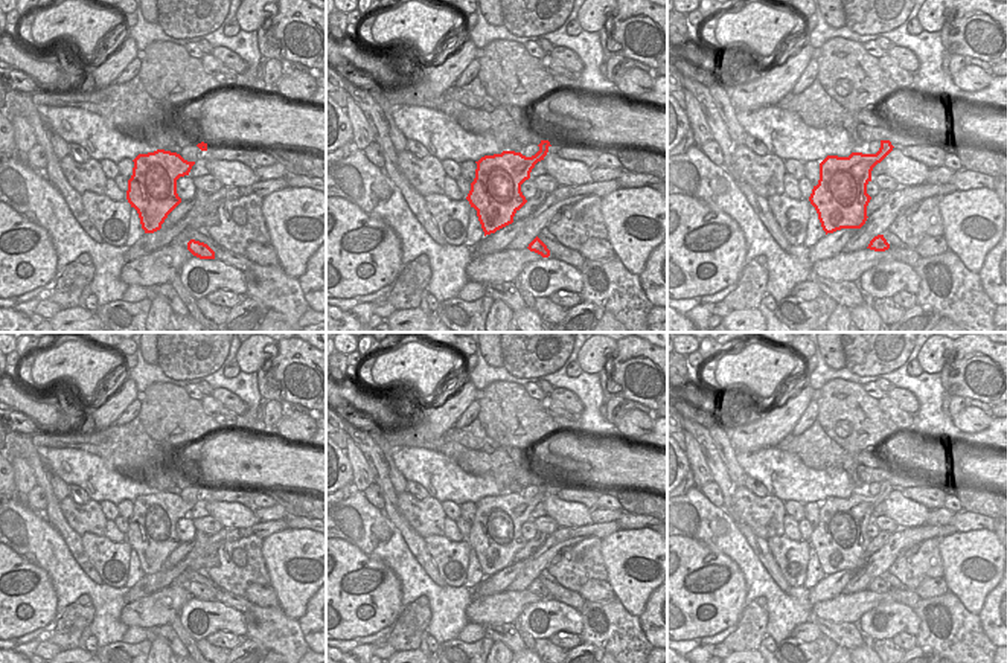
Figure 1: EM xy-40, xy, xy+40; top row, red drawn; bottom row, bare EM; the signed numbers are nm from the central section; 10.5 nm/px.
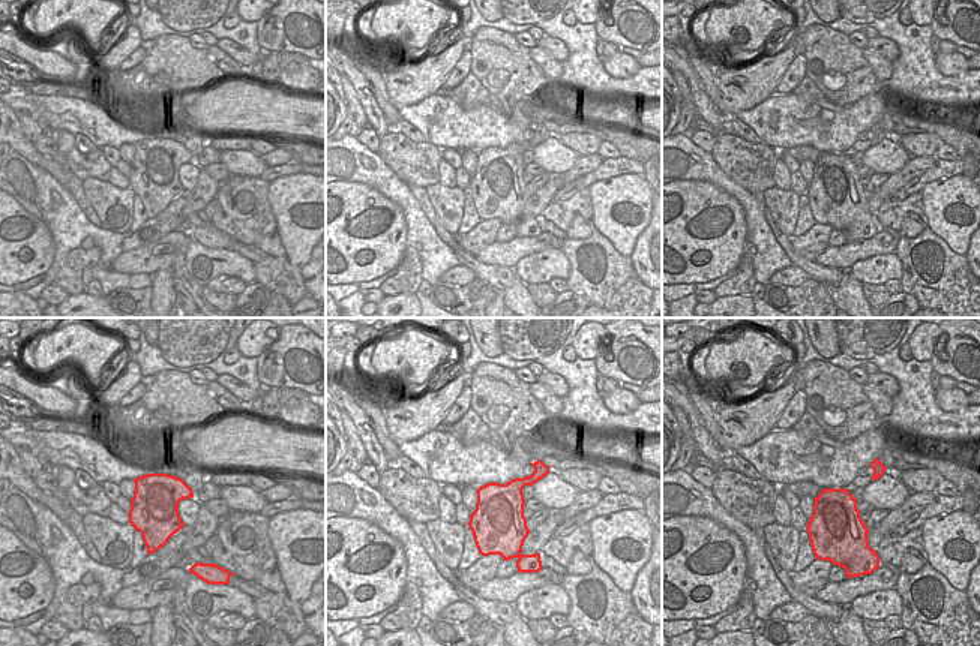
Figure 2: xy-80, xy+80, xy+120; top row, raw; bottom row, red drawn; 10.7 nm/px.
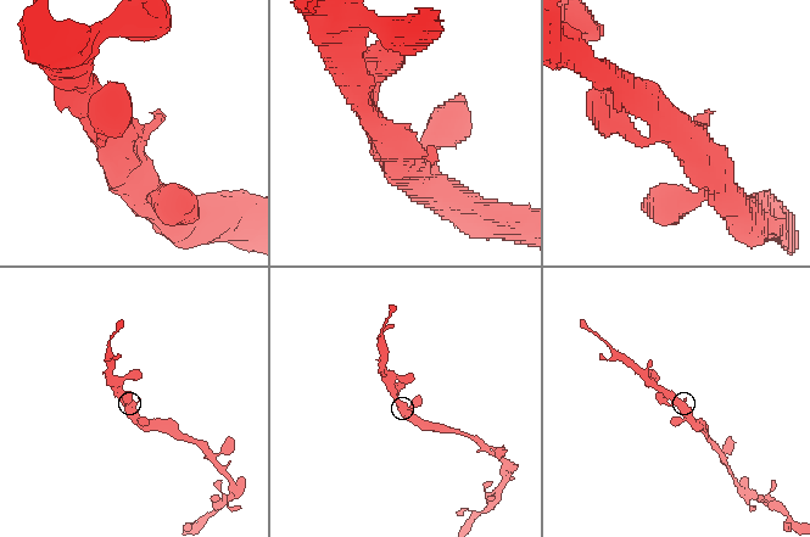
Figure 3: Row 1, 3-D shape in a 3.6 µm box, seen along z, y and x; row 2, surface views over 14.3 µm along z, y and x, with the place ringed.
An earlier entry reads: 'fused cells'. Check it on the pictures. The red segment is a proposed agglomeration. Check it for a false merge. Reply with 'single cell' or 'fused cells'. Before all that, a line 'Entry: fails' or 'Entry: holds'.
Entry: fails
single cell

